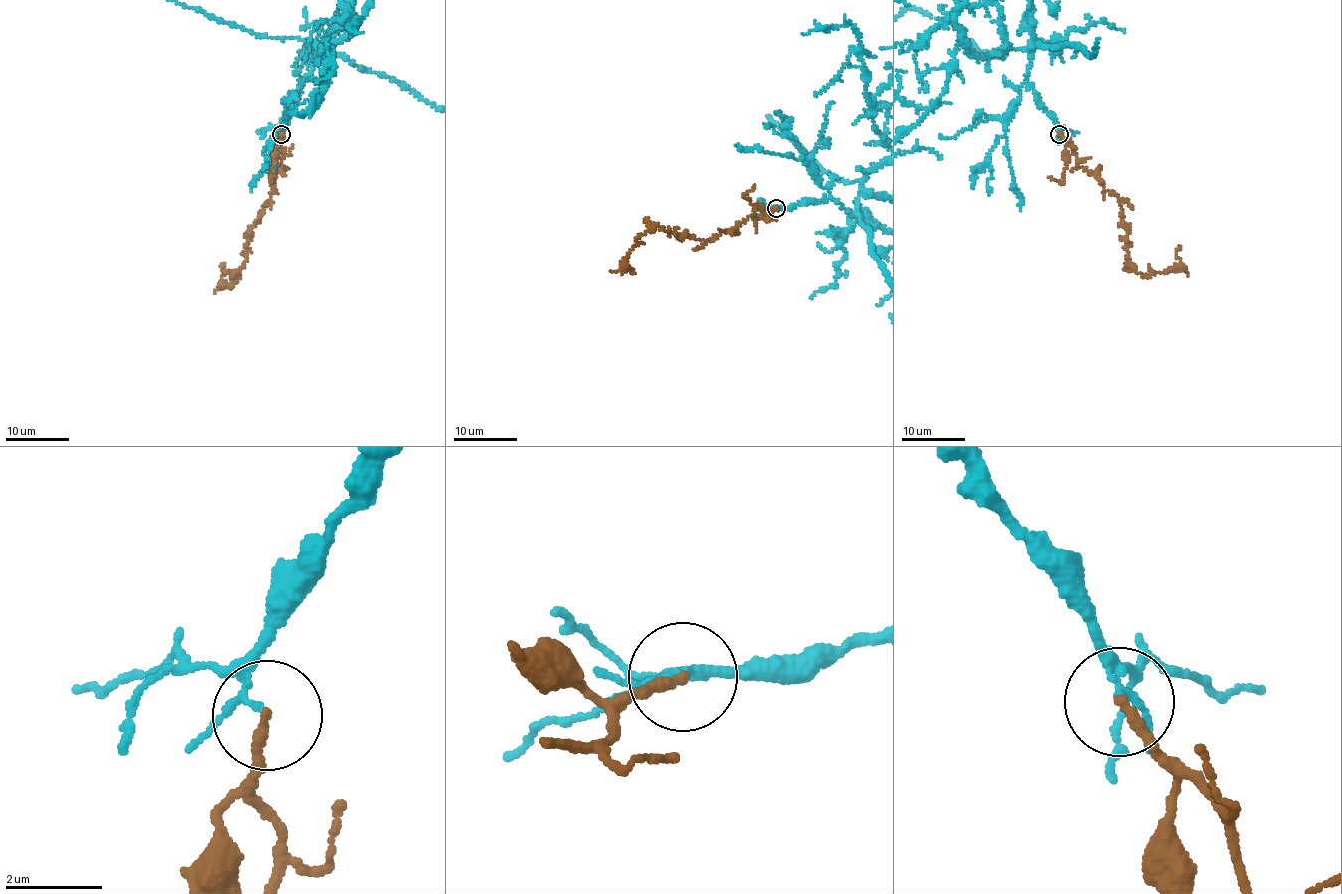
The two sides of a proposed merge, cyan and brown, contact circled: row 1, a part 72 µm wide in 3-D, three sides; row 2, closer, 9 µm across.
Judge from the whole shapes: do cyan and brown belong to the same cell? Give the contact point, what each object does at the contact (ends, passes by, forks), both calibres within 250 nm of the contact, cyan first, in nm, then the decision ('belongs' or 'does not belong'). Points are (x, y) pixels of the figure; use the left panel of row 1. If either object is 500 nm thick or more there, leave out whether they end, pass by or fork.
at (281, 134); cyan forks there; brown ends there; 80 nm thick on the cyan side, 200 nm on the other; does not belong

